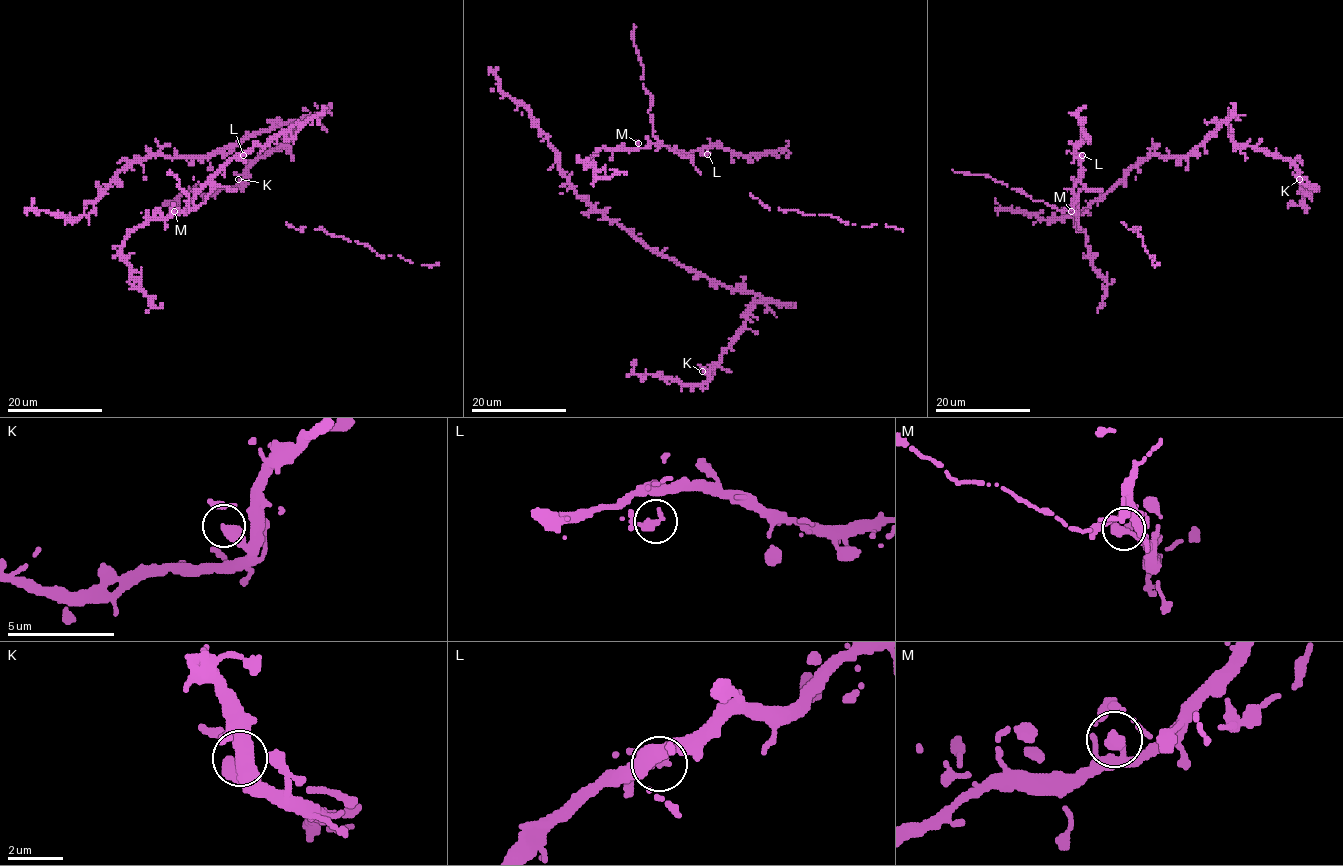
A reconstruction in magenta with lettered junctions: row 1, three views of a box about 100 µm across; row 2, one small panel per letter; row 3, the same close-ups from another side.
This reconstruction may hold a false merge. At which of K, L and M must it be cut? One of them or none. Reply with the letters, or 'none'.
none

